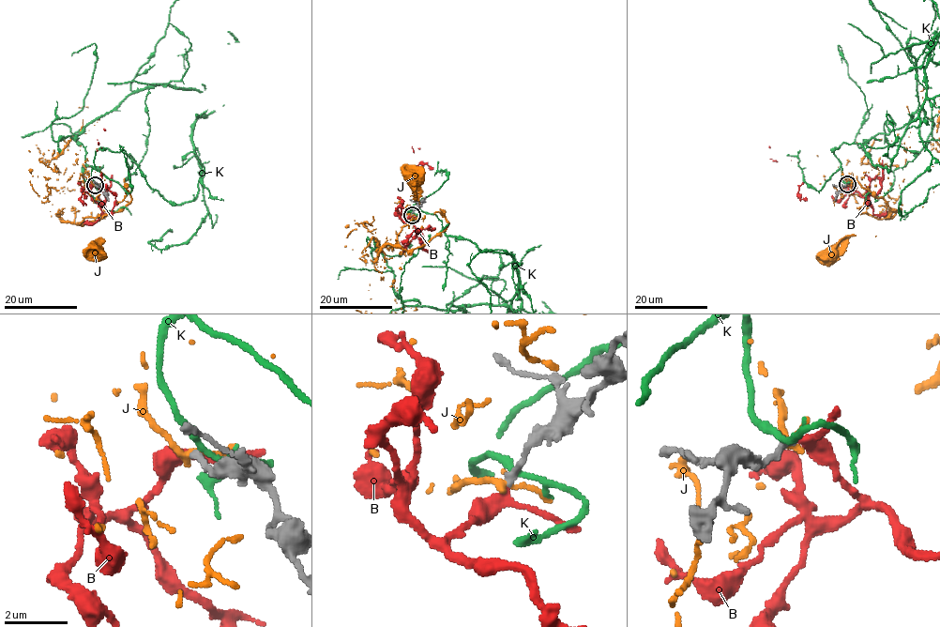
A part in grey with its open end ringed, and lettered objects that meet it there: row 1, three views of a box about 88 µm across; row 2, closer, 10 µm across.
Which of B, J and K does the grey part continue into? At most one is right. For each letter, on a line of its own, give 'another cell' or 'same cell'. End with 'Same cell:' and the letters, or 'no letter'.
B: same cell
J: another cell
K: another cell
Same cell: B

